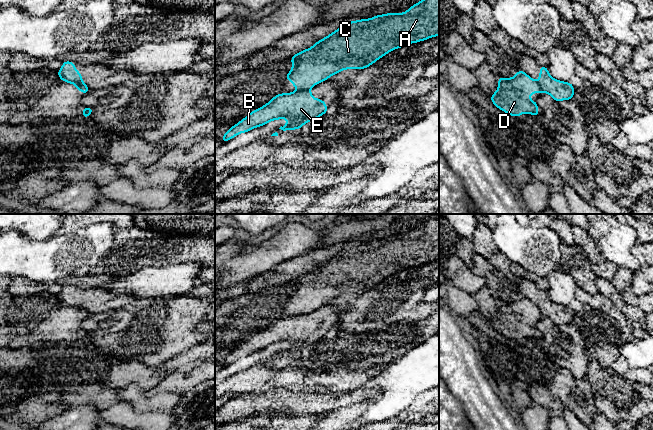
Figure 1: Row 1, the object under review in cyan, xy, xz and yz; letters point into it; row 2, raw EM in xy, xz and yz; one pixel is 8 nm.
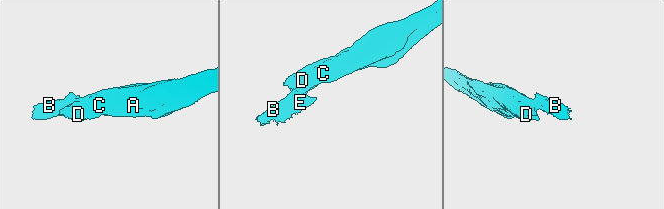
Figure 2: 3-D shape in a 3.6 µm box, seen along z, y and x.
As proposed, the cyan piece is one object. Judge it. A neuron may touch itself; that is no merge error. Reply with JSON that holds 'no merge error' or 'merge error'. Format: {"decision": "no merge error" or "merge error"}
{"decision": "merge error"}

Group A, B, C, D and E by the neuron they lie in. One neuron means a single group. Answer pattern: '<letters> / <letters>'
A C D / B E

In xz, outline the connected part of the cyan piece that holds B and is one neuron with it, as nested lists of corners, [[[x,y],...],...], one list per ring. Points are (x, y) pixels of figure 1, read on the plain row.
[[[311,313],[275,319],[267,328],[250,336],[222,360],[221,366],[227,366],[235,360],[264,350],[273,345],[286,342],[288,346],[279,353],[301,353],[309,345],[315,344],[328,336],[326,326],[314,322]]]

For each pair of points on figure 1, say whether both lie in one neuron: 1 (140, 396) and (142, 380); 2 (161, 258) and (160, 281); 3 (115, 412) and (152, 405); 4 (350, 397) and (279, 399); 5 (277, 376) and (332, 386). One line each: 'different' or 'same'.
1: different
2: different
3: different
4: same
5: same

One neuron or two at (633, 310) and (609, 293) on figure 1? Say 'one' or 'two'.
one

